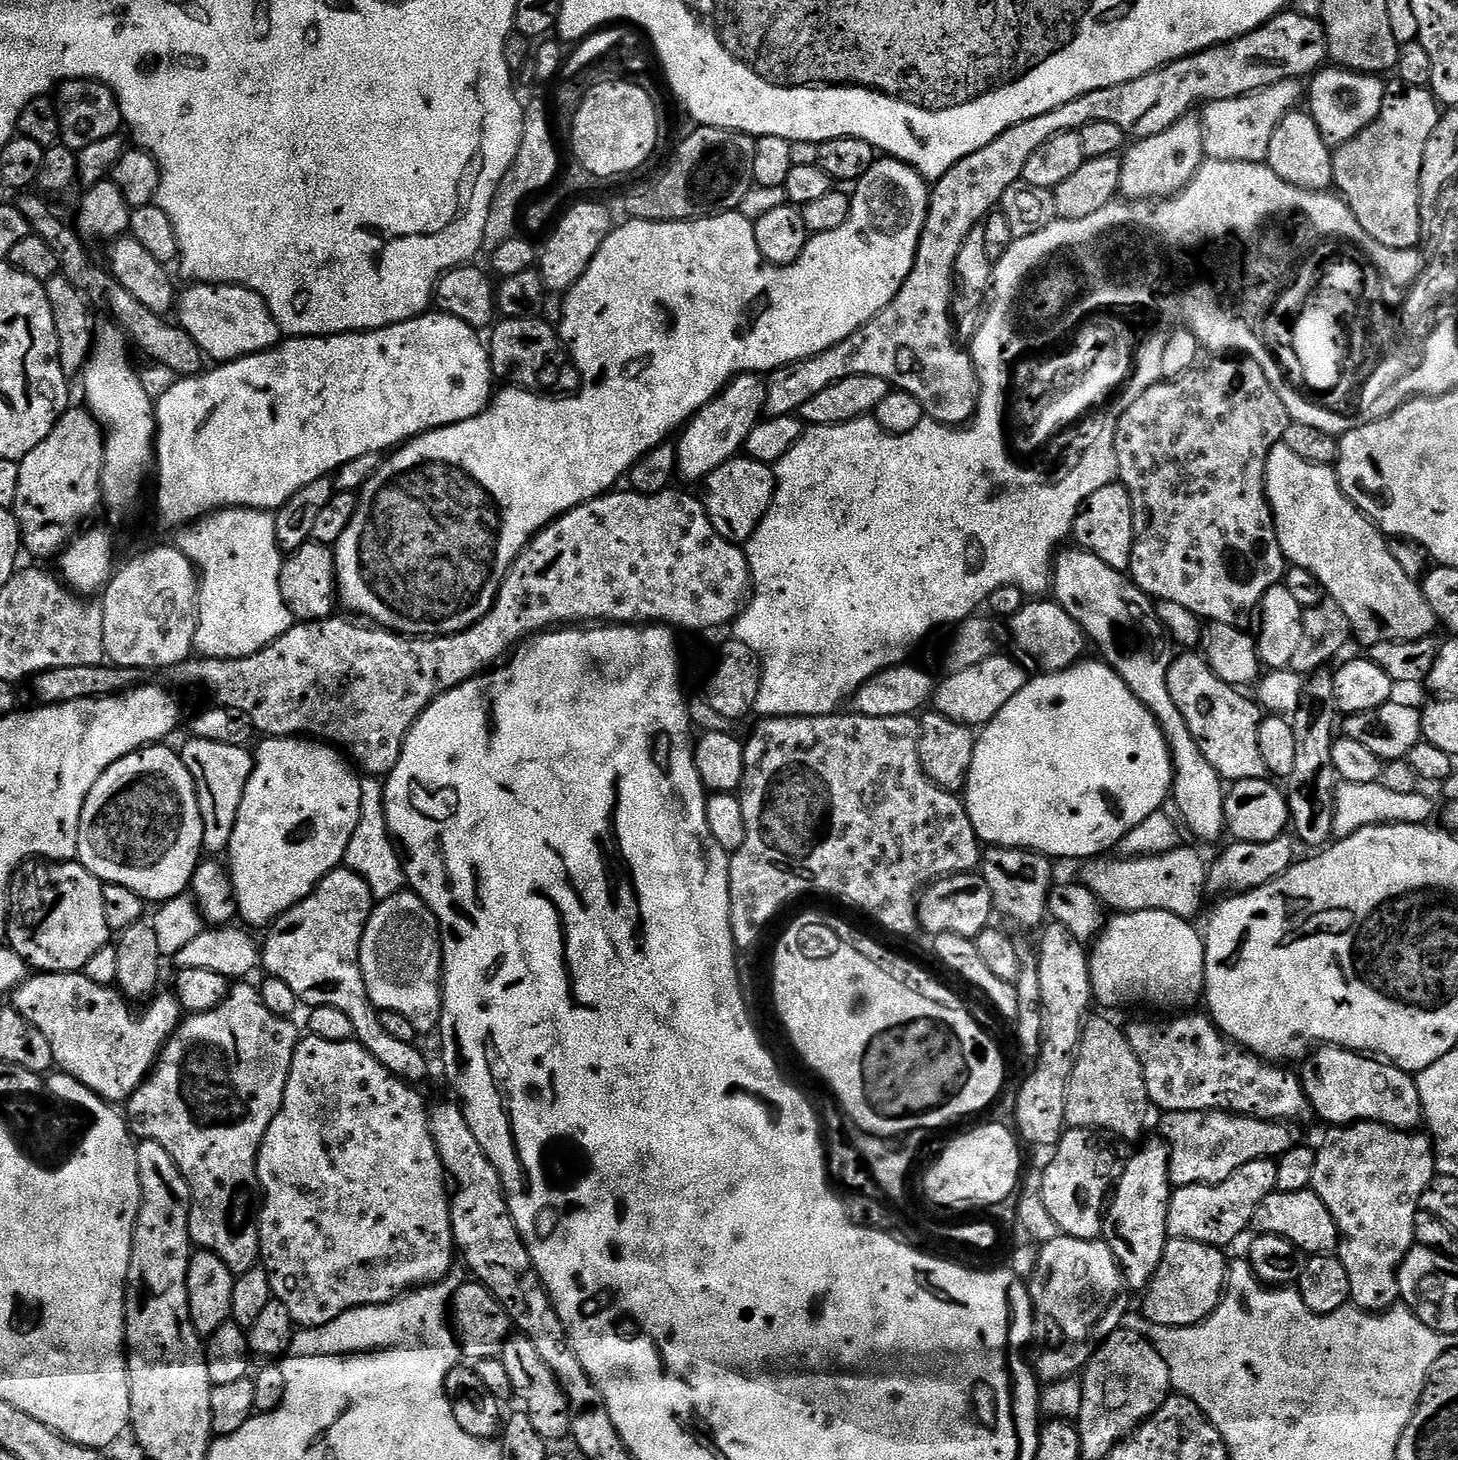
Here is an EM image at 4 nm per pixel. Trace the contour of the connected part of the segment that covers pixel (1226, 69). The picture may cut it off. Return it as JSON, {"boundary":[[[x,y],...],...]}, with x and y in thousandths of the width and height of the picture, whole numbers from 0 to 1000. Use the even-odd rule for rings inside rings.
{"boundary":[[[889,8],[878,8],[863,21],[857,21],[857,23],[852,23],[848,27],[833,30],[832,33],[802,42],[799,47],[795,47],[793,49],[783,51],[783,53],[750,62],[723,75],[717,75],[717,78],[712,78],[712,81],[704,81],[693,86],[693,89],[684,92],[684,95],[682,95],[679,100],[674,100],[674,103],[668,103],[668,105],[663,105],[663,108],[652,114],[652,116],[649,116],[649,119],[646,119],[646,122],[639,127],[636,146],[632,155],[632,163],[630,166],[627,182],[619,193],[610,210],[608,210],[599,219],[592,222],[588,227],[583,229],[583,232],[575,234],[569,240],[557,244],[554,247],[540,249],[538,252],[534,252],[529,255],[525,260],[524,282],[527,286],[548,283],[549,279],[556,275],[558,270],[567,267],[567,264],[578,259],[594,256],[605,259],[612,266],[627,270],[627,273],[632,275],[632,281],[636,287],[643,288],[648,292],[663,291],[669,284],[669,276],[672,274],[672,259],[669,249],[667,247],[667,242],[660,241],[656,236],[656,231],[654,229],[653,204],[657,171],[660,171],[660,166],[663,166],[665,158],[674,154],[678,150],[678,147],[685,140],[687,133],[690,133],[690,130],[693,130],[695,125],[701,123],[706,105],[709,105],[712,100],[720,97],[720,95],[729,90],[740,90],[742,86],[748,84],[764,84],[764,86],[767,86],[767,89],[770,89],[772,94],[785,96],[787,93],[797,92],[797,89],[802,89],[805,84],[808,84],[820,75],[818,74],[820,71],[825,72],[832,68],[857,66],[868,59],[874,59],[874,56],[899,53],[903,48],[907,47],[912,40],[911,27],[908,23],[907,16],[902,10],[894,11]]]}

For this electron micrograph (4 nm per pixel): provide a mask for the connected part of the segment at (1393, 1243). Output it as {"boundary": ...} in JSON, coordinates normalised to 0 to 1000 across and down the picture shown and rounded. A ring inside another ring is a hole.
{"boundary":[[[931,768],[914,771],[910,775],[908,784],[903,786],[899,816],[909,823],[909,829],[912,829],[919,843],[918,860],[926,875],[927,892],[936,899],[951,899],[960,890],[960,868],[971,852],[970,834],[975,829],[974,818],[986,805],[984,784],[979,777],[973,778],[973,775],[954,773],[950,770]]]}

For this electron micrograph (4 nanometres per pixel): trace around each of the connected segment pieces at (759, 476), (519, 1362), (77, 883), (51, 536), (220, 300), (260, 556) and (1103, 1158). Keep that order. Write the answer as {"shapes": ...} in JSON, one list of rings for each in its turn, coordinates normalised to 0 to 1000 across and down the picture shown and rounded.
{"shapes":[[[[503,314],[484,327],[481,334],[483,338],[479,338],[479,342],[483,345],[490,363],[492,363],[492,366],[502,373],[510,374],[523,358],[531,341],[532,324],[527,318],[519,315]]],[[[352,914],[346,920],[346,923],[342,929],[347,936],[350,942],[351,955],[355,960],[357,959],[358,966],[364,971],[366,979],[372,982],[372,985],[377,988],[381,988],[390,983],[391,968],[390,968],[390,958],[385,952],[384,947],[380,944],[377,936],[372,933],[369,928],[369,924],[364,919],[364,916]]],[[[17,590],[14,592],[8,600],[8,605],[5,607],[5,618],[4,620],[4,624],[5,624],[5,649],[9,649],[19,660],[20,664],[25,666],[57,666],[59,659],[62,659],[62,656],[64,656],[64,653],[67,653],[67,651],[72,649],[78,641],[76,634],[73,632],[71,618],[70,618],[71,609],[70,603],[64,599],[62,599],[62,596],[57,595],[54,590]]],[[[47,279],[39,288],[32,301],[26,303],[21,311],[12,316],[12,341],[10,346],[14,368],[17,376],[25,381],[36,381],[44,377],[60,356],[70,345],[70,329],[71,328],[71,295],[63,286],[60,279]]],[[[134,193],[128,195],[130,197],[123,201],[122,203],[122,221],[127,225],[136,234],[141,245],[145,248],[156,248],[158,247],[165,247],[167,244],[174,244],[178,241],[184,241],[190,236],[193,235],[193,228],[191,221],[185,215],[182,207],[177,201],[171,197],[167,197],[163,195],[135,195]]],[[[150,348],[147,351],[142,351],[137,354],[136,356],[124,361],[120,365],[120,375],[129,380],[132,386],[134,387],[136,392],[136,416],[134,418],[134,434],[133,434],[133,444],[138,450],[144,452],[163,452],[163,451],[169,451],[171,448],[174,448],[177,445],[180,445],[185,440],[188,440],[191,437],[193,437],[193,434],[196,434],[196,432],[199,432],[202,427],[200,418],[196,415],[196,412],[193,410],[193,401],[192,401],[192,394],[193,393],[193,388],[195,382],[191,374],[191,366],[188,366],[189,353],[186,350],[180,348]]],[[[733,773],[721,790],[722,795],[715,798],[715,821],[729,846],[740,849],[755,849],[759,823],[770,802],[770,795],[765,792],[762,782],[748,773]]]]}

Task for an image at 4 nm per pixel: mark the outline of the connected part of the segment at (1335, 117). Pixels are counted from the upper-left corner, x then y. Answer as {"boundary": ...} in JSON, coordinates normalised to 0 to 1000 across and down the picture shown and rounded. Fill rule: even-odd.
{"boundary":[[[911,45],[899,53],[896,63],[896,71],[898,75],[904,89],[912,99],[918,100],[929,95],[948,75],[951,60],[946,51],[935,49],[926,49],[918,45]]]}

